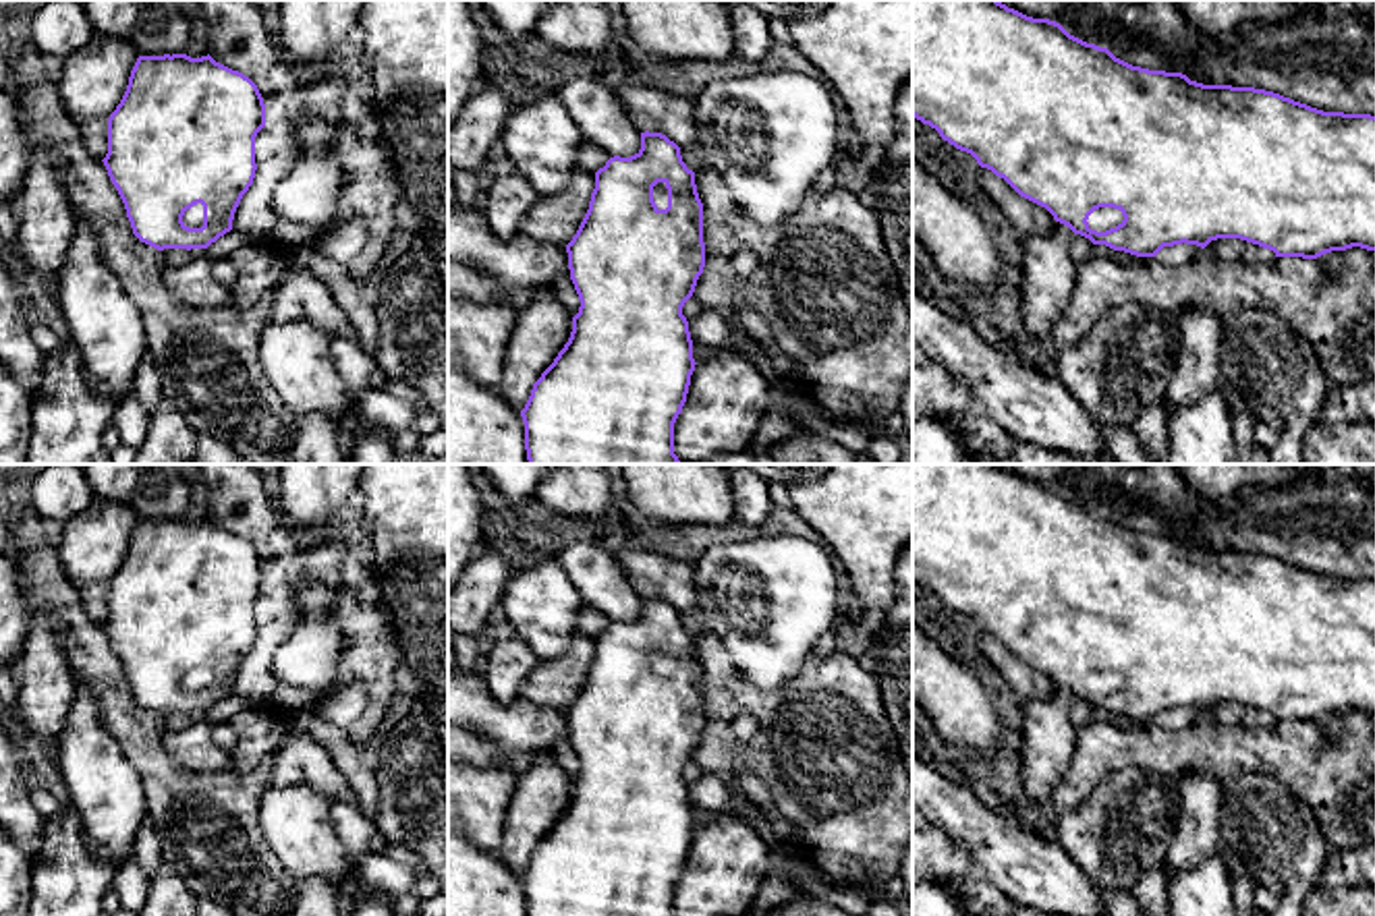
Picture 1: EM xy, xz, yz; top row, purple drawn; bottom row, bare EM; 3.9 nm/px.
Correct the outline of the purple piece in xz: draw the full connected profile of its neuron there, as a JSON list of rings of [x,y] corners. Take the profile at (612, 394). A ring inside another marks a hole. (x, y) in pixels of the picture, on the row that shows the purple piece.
[[[645,131],[635,155],[610,158],[595,172],[589,209],[566,253],[581,307],[568,342],[533,383],[521,410],[529,464],[682,464],[674,454],[674,423],[697,365],[682,307],[703,274],[705,242],[703,203],[680,147],[662,133]]]

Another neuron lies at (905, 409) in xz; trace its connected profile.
[[[913,379],[902,390],[898,412],[904,421],[904,441],[913,450]]]

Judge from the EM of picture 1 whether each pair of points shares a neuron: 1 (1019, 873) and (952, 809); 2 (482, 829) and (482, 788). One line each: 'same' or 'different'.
1: same
2: same

